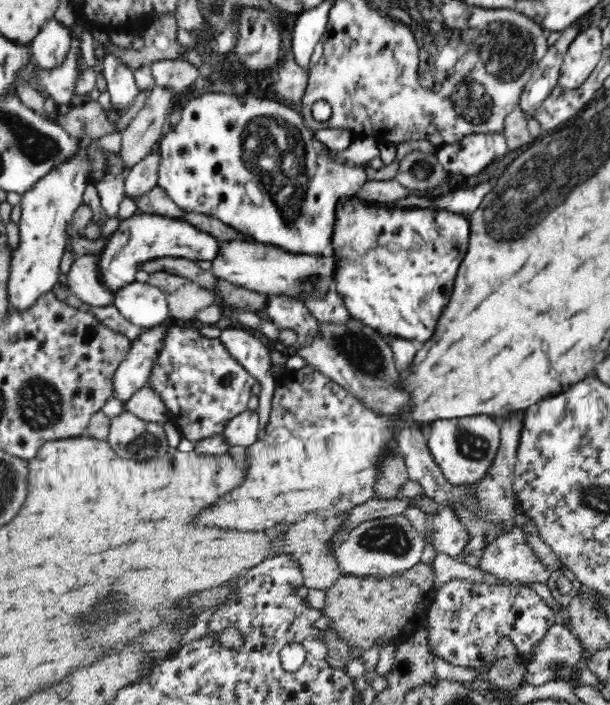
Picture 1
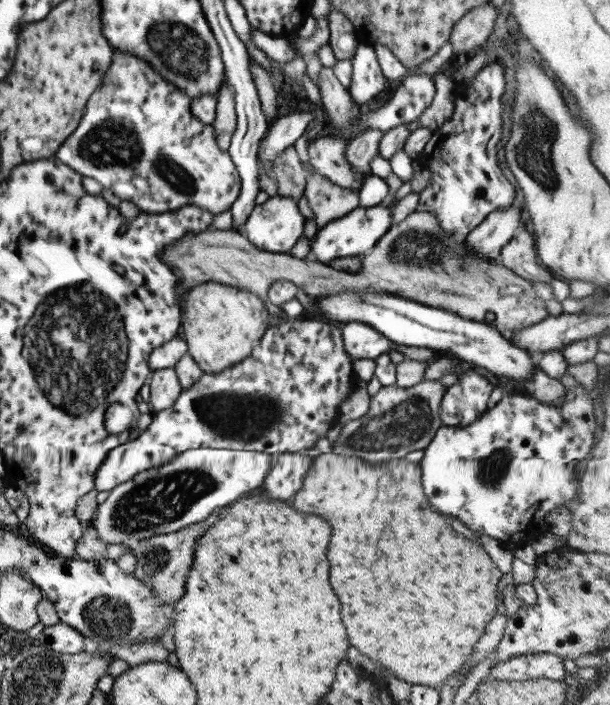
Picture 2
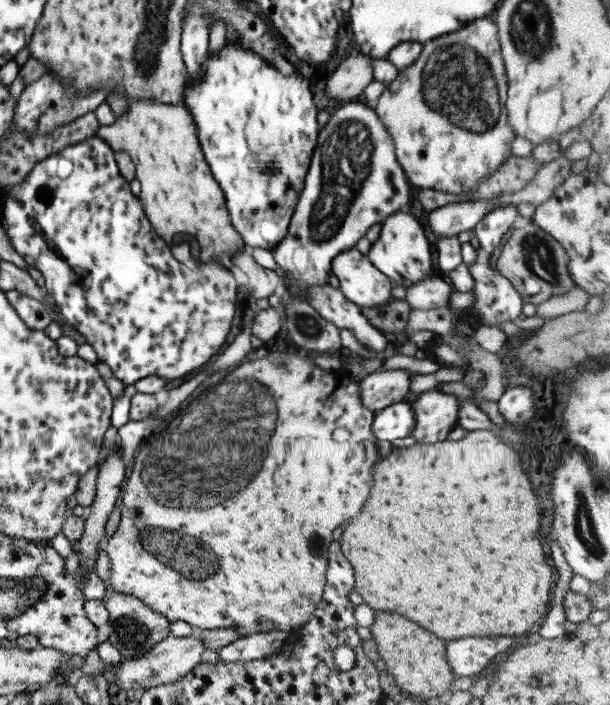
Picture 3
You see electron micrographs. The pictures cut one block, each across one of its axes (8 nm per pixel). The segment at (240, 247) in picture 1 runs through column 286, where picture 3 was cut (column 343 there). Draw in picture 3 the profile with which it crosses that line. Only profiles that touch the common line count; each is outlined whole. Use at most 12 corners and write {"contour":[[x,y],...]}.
{"contour":[[354,246],[330,269],[358,307],[383,306],[392,280]]}

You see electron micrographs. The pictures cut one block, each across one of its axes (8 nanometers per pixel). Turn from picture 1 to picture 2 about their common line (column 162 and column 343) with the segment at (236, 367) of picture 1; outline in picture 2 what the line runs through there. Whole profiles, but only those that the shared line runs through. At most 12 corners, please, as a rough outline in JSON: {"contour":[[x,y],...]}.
{"contour":[[270,325],[112,448],[111,490],[192,448],[313,448],[357,381],[340,329]]}

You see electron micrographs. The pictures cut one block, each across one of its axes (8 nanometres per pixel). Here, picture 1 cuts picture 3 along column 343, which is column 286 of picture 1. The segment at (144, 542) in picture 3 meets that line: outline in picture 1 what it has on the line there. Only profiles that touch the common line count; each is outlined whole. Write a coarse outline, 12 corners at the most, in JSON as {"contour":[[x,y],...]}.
{"contour":[[311,365],[276,381],[244,484],[198,524],[376,498],[391,422]]}

